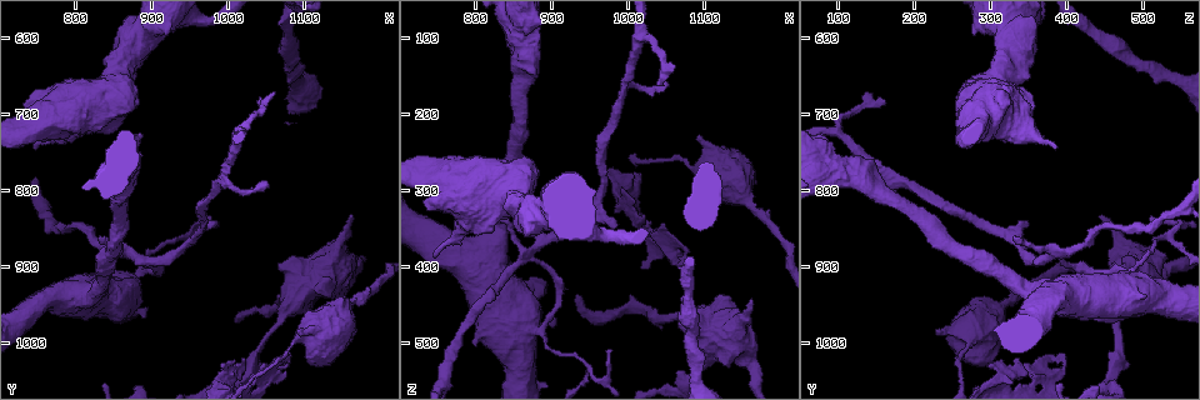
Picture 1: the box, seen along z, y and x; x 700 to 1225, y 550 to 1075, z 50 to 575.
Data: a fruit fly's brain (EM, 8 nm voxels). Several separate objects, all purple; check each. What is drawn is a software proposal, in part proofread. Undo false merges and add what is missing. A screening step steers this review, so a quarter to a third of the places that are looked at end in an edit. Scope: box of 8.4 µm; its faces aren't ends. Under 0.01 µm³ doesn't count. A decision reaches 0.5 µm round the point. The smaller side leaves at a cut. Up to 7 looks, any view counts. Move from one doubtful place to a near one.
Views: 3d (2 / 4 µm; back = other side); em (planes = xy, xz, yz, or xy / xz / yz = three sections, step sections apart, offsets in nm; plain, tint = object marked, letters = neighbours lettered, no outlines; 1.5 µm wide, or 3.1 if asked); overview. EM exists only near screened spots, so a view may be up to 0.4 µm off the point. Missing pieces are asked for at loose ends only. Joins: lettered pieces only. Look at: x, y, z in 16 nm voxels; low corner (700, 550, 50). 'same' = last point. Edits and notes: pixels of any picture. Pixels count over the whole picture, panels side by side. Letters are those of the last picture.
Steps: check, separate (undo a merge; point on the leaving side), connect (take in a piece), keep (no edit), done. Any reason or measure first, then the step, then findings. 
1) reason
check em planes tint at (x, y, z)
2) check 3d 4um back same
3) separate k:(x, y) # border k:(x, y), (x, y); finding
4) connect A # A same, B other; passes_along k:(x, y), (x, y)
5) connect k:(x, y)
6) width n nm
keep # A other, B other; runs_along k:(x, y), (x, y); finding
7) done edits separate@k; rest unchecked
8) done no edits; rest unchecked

side arm on a straight run
check 3d 2um at (870, 885, 385)

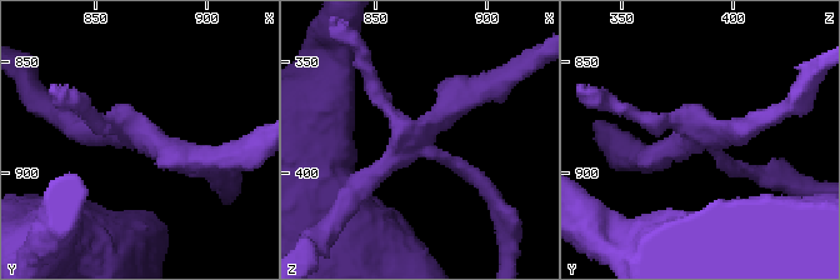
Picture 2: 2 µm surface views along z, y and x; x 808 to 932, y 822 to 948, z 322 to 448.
now the EM
check em planes letters at (876, 886, 385)

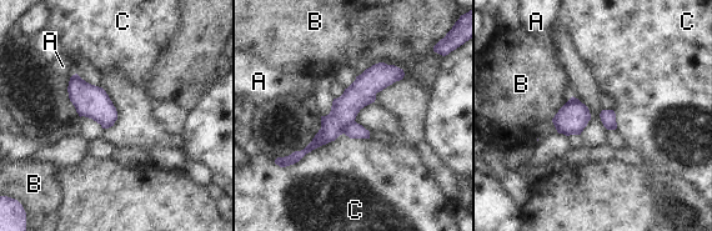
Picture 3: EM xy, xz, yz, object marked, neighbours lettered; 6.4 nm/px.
separate 3:(362, 91) # A other, B other, C other; border 3:(354, 120), (342, 132); a second cell is stuck on

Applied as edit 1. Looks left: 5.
check 3d 4um at (915, 595, 275)

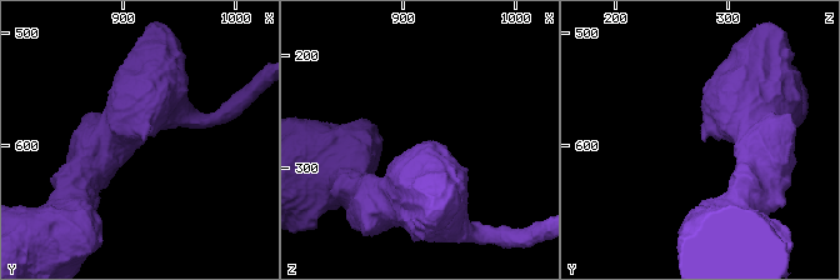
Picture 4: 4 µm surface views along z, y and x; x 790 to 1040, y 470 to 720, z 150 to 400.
check em planes letters at (920, 596, 280)

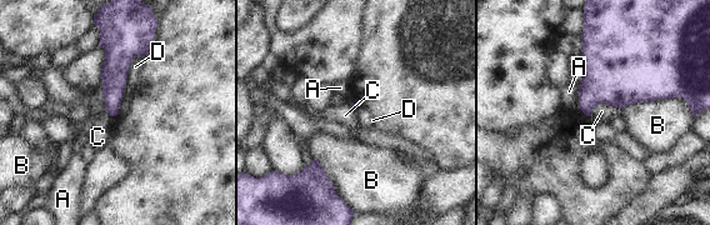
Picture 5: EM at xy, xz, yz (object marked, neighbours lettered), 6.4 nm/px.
keep # A other, B other, C other, D other; border 5:(146, 53), (130, 64), (118, 111); no lettered piece goes on from it

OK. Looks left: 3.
done edits separate@3; rest unchecked

